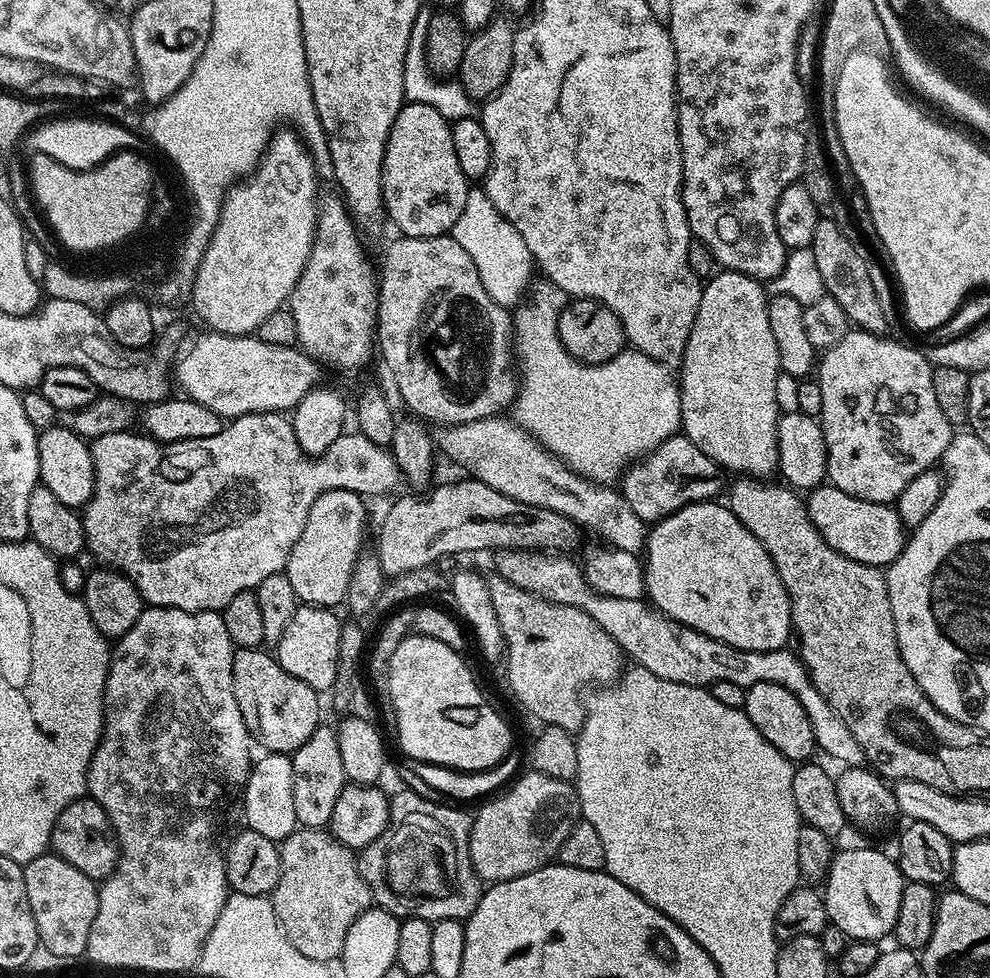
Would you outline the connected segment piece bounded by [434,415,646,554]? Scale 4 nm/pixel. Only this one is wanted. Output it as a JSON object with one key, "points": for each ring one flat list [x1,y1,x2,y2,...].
{"points":[[503,415,482,418,465,424,450,424,435,429,434,439,436,447,444,452,456,464,465,468,467,475,474,480,486,482,498,494,506,494,506,498,514,498,526,506,538,506,546,510,554,510,566,518,570,518,581,529,589,528,601,536,601,541,623,552,643,553,646,548,646,522,630,510,630,502,615,487,593,484,585,476,578,475,569,464,565,464,560,457,555,456,549,448,539,444,525,428,511,419,504,420]]}

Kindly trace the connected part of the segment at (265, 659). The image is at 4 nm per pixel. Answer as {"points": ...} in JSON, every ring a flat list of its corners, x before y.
{"points":[[236,648,232,654,234,694,244,703,244,719,254,721,254,732,269,753,291,754,299,751,322,727,321,693,315,692,302,678,286,674,271,651,260,648]]}

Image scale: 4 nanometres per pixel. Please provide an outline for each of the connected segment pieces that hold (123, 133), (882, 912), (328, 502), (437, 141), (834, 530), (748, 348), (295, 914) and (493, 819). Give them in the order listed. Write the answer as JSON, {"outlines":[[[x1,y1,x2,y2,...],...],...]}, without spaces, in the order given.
{"outlines":[[[84,118,60,119,45,121,28,133,22,144,28,152,27,155,46,154,58,161,59,164,66,165,67,168,84,171,103,164,109,157,119,151,132,150,138,146,136,145,138,142,135,137,136,134,123,125,99,119,96,119,97,121]],[[848,848,845,852,837,851,832,857,832,865,822,884,822,895,828,911,828,919,831,924,838,926,838,930,848,935,849,941,883,941,883,936,888,938,893,935,905,883,899,863,893,857,891,860,886,853,879,852,876,848]],[[333,486,323,492,310,506,306,526,294,546,288,559,286,575,290,586,294,586,294,594,301,605,315,604,317,608,335,609,336,604,343,605,348,595,348,587,352,582,352,575,356,570,364,544,364,527,368,524,368,512,364,509,365,497,358,492,351,492,347,486]],[[405,103,398,118,394,118,384,155,384,210,387,219,396,223,397,233,414,238,451,233,454,222,458,222,462,210,466,210,469,187,468,176,462,174,462,166,458,166,458,157,454,154,452,124,449,120,434,106]],[[825,482,818,488,813,488,807,493,806,503,810,522,818,530,818,534,838,554,850,558,854,562,868,564,871,568,883,569,898,558,900,551,906,543,906,529,902,518,896,513,892,504,879,504,862,498,854,498,842,490,838,490,832,483]],[[727,270,717,271,711,280,707,281,700,289,700,305,696,321,690,332,688,345,684,351,684,358,678,366,678,383,680,385,680,422,683,435,688,437,698,450,702,450,721,469,732,474,743,474,753,478,768,478,771,472,775,473,780,466,778,458,778,422,782,415,778,406,778,378,781,374,780,355,778,354,778,342,774,342,774,330,770,330,770,314,768,313,769,293,764,293,765,285,741,272,730,272]],[[297,827,280,844,280,861,280,882,270,899,284,933,306,958,339,961,348,931,374,904,374,893,360,873,357,853,332,837,331,831]],[[531,770,525,771,507,790,485,799,480,805,481,808,474,812,472,822,470,858,472,869,484,882,513,880,553,863,560,855,560,847,581,819,576,789,569,781,550,778,546,774]]]}

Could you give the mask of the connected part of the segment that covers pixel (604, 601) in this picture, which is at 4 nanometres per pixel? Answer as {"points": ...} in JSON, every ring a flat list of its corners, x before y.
{"points":[[508,550,500,560,498,574,506,578,514,586,535,596,541,596,552,604,565,604,580,608,629,657,632,656,637,665,650,674,675,684,685,684,695,688,708,688,718,682,734,682,745,690,753,688,758,682,774,682,778,686,786,686,802,702,802,710,810,718,810,726,814,726,816,747,825,752,832,760,837,760,844,768,859,768,865,763,862,746,858,746,858,738,850,734,850,726,838,718,838,710,830,706,830,702,816,689,808,673,808,667,795,651,781,650,778,652,747,652,738,650,729,644,718,642,698,630,679,624,664,613,656,611,644,600,630,598,614,598,602,596,595,592,585,578,581,565,567,560,564,554,541,554,536,550]]}

